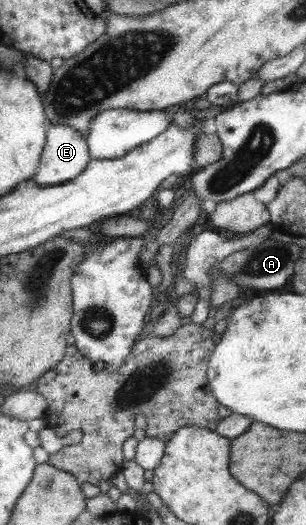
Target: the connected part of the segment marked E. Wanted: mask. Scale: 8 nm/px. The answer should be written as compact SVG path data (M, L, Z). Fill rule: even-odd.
M65 124L50 125L40 165L31 179L41 187L69 182L87 169L89 161L85 137Z

